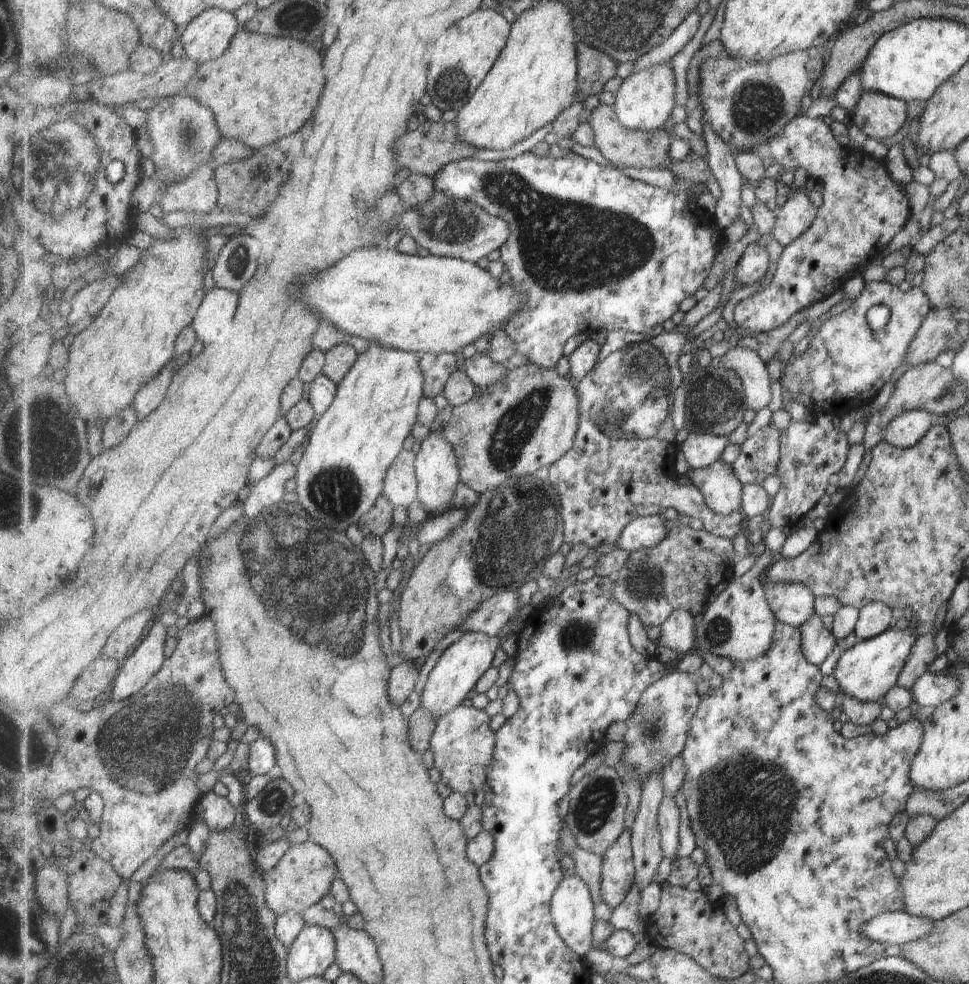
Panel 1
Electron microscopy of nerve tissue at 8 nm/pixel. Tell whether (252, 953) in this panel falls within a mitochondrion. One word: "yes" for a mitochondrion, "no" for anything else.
yes

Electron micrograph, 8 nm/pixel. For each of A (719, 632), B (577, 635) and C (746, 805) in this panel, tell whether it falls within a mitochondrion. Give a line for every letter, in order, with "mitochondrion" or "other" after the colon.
A: mitochondrion
B: mitochondrion
C: mitochondrion

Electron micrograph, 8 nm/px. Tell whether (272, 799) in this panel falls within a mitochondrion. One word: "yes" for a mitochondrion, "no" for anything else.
yes

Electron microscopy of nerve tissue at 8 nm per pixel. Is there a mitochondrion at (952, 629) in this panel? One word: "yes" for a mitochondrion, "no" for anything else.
no

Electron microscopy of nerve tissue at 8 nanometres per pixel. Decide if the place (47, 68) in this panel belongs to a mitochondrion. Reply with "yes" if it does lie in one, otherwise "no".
no

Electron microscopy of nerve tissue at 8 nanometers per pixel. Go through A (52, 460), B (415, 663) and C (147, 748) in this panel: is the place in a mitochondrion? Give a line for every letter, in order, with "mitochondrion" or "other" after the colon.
A: mitochondrion
B: other
C: mitochondrion

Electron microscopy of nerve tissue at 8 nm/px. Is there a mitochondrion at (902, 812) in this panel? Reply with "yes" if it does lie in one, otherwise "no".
no

